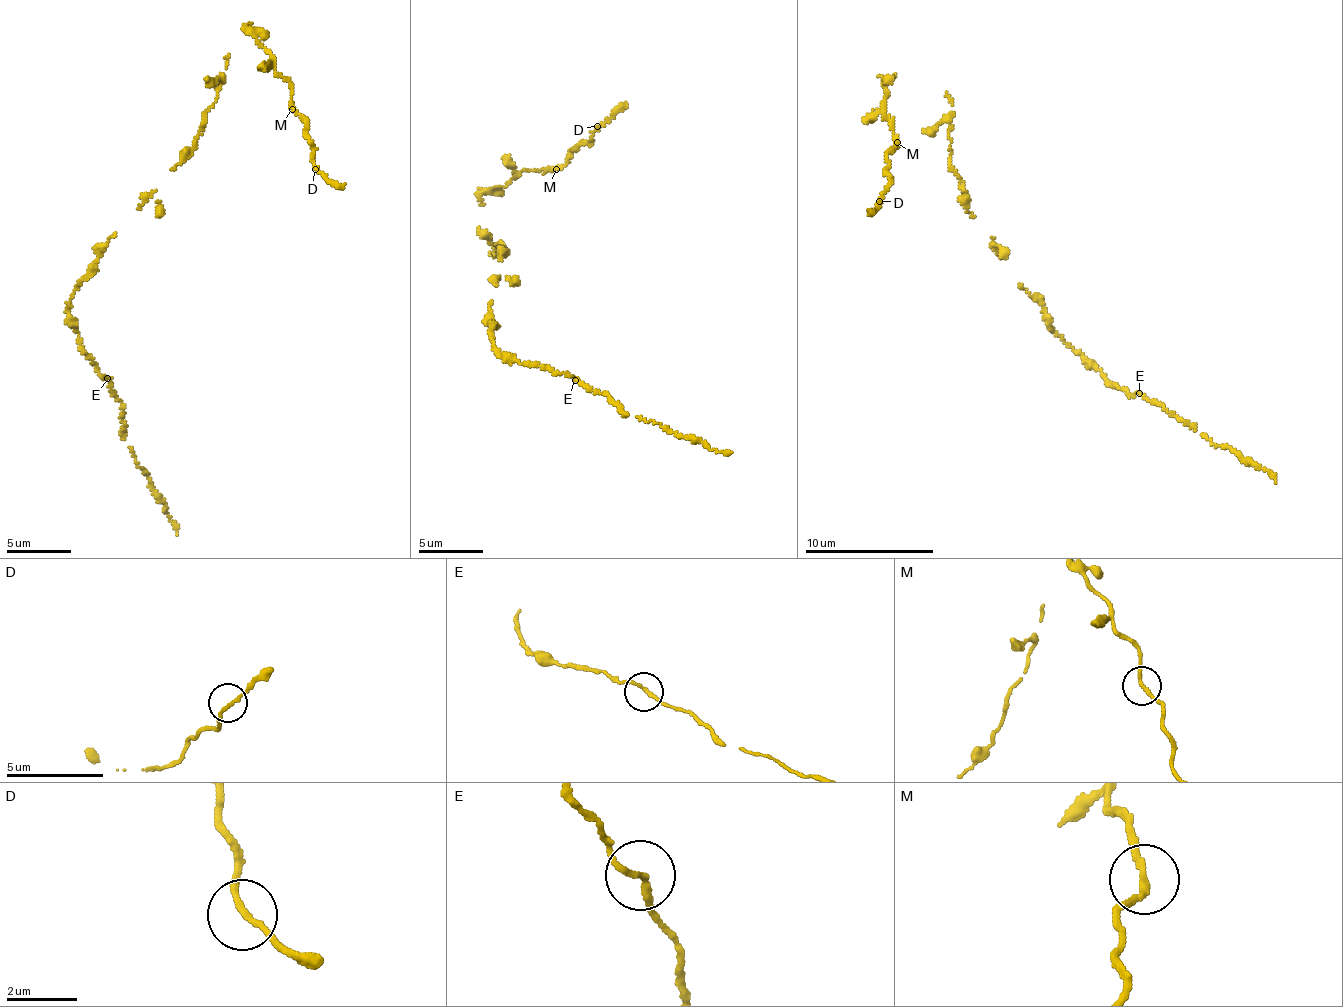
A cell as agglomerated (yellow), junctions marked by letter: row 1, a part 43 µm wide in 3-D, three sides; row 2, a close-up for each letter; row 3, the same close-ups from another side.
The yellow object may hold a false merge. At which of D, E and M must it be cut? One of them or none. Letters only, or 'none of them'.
none of them

